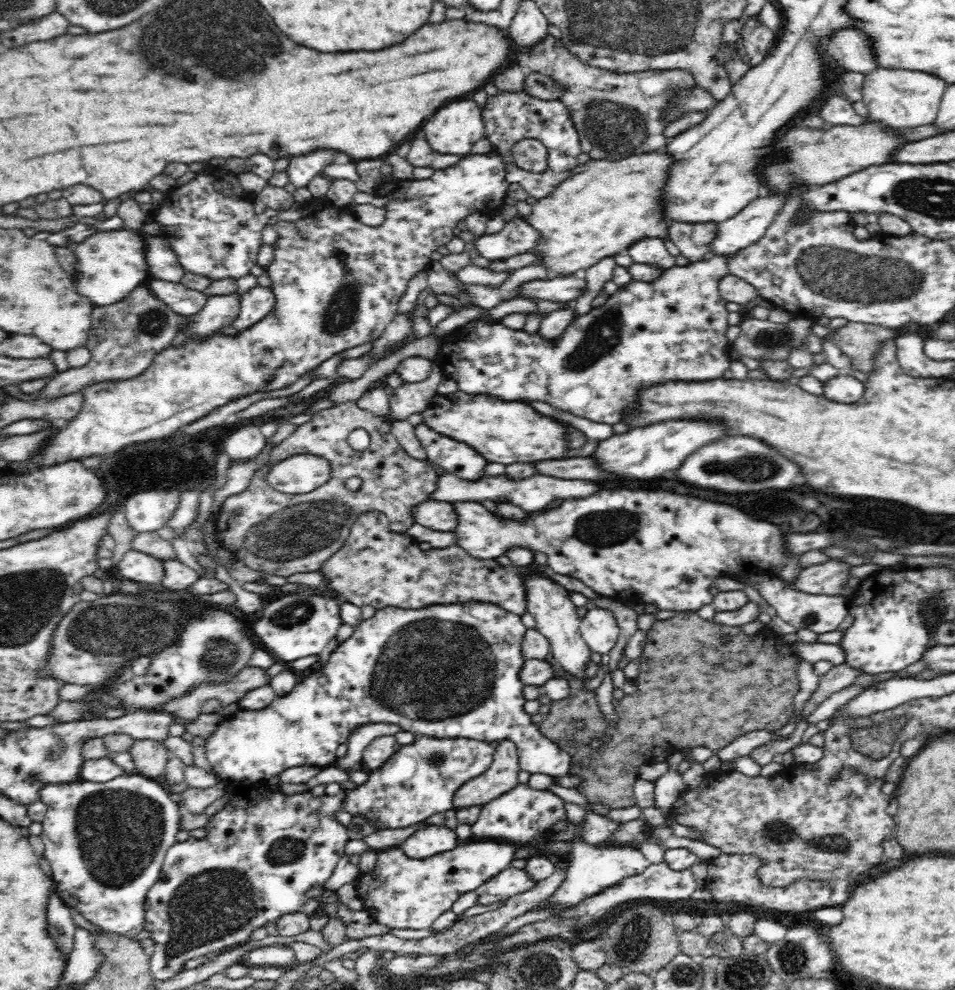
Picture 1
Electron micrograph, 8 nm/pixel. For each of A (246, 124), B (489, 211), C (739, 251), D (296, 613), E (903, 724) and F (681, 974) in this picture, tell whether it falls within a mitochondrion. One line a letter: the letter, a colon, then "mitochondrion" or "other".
A: other
B: other
C: other
D: mitochondrion
E: other
F: mitochondrion

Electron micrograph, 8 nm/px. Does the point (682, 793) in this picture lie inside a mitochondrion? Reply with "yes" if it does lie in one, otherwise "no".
no

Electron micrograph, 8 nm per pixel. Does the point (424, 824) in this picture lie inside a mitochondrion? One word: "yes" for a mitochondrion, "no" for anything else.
no

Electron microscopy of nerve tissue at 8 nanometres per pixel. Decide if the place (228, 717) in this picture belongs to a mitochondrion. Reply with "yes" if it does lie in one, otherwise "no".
no

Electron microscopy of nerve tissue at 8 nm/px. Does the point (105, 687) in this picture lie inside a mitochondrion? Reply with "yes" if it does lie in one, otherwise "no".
no

